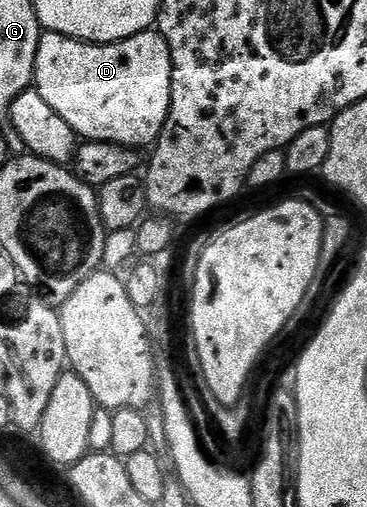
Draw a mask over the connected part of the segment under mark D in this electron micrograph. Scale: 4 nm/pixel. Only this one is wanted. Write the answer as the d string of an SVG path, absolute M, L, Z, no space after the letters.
M156 30L139 32L136 36L119 40L113 44L88 44L85 40L75 40L57 32L45 31L37 54L34 91L42 94L42 98L46 98L46 102L50 106L54 106L54 110L58 110L58 114L62 114L62 118L66 118L66 122L70 122L70 126L76 131L77 137L84 140L105 140L111 144L125 144L128 148L140 150L143 149L143 144L148 144L147 146L155 145L168 117L170 94L172 93L172 55L170 54L170 46L166 42L166 38Z

